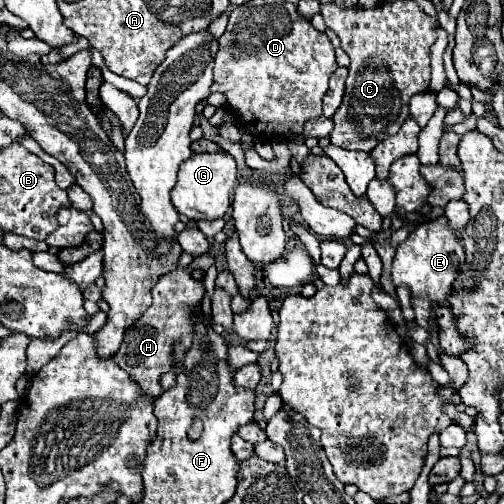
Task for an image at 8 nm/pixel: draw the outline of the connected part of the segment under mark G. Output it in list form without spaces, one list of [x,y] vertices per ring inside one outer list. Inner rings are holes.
[[[228,152],[192,154],[186,162],[182,162],[178,170],[178,182],[172,188],[172,206],[190,220],[222,218],[230,208],[230,200],[236,184],[238,184],[236,160]]]

